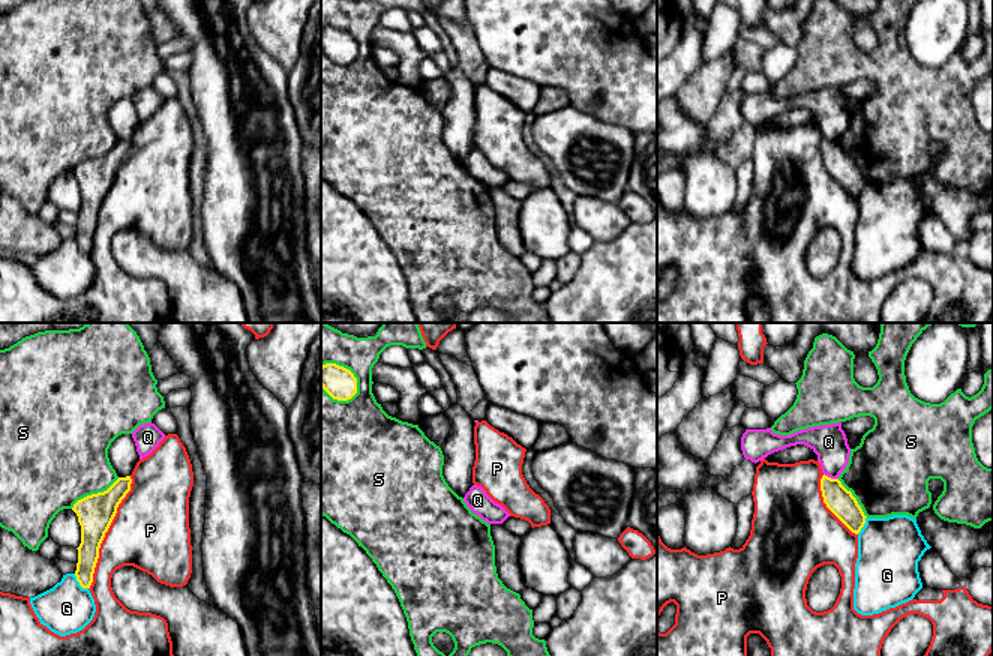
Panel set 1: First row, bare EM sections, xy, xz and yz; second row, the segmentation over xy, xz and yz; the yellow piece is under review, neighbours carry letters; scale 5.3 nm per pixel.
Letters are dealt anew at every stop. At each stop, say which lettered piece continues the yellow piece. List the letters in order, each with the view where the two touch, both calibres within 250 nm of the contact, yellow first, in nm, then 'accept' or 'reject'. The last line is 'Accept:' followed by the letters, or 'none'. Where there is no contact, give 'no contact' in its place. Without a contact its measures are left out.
G: xy | 120/280 nm | reject
P: xy | 200/420 nm | reject
Q: yz | 150/190 nm | reject
S: xy | 200/460 nm | reject
Accept: none

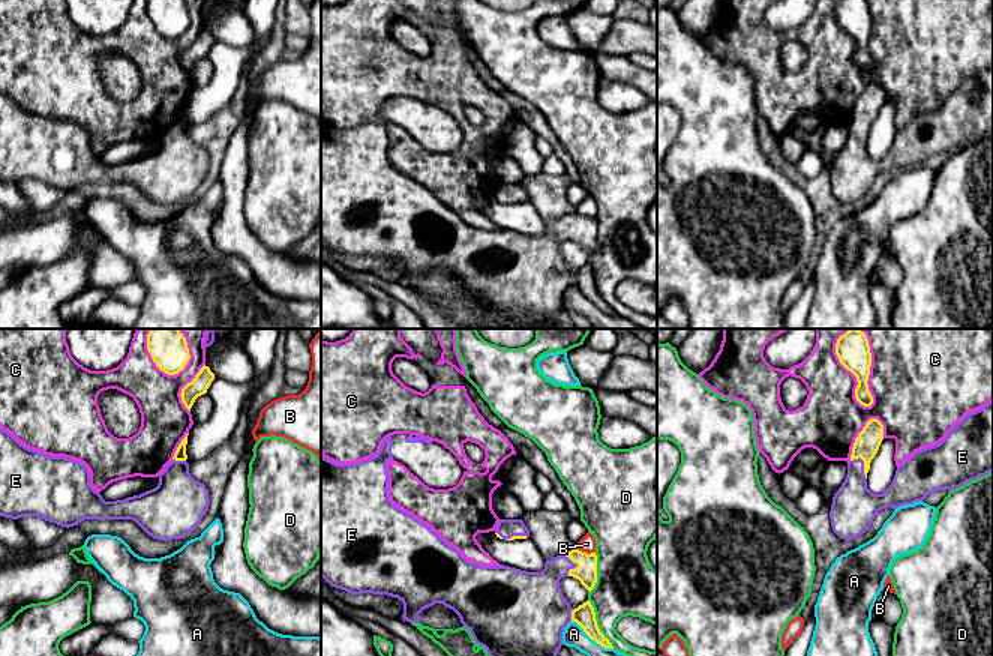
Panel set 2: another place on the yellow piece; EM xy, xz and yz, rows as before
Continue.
A: xz | 110/170 nm | reject
B: xz | 110/90 nm | reject
C: yz | 180/320 nm | reject
D: xz | 110/300 nm | reject
E: xz | 110/220 nm | accept
Accept: E

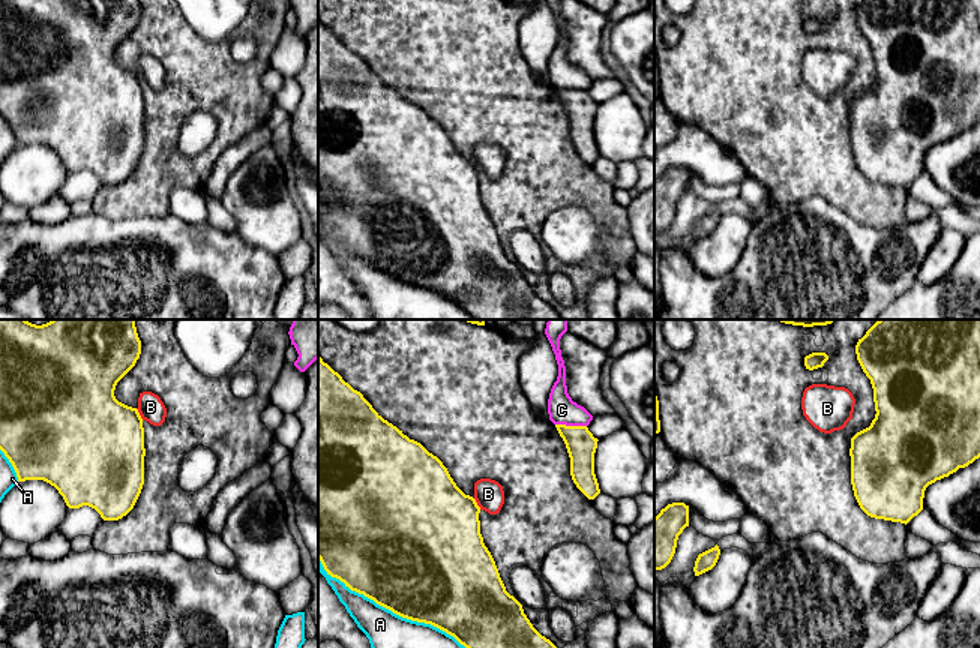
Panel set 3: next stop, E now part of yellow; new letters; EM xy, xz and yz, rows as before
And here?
A: xz | 500/360 nm | reject
B: xy | 460/140 nm | accept
C: xz | 160/150 nm | reject
Accept: B

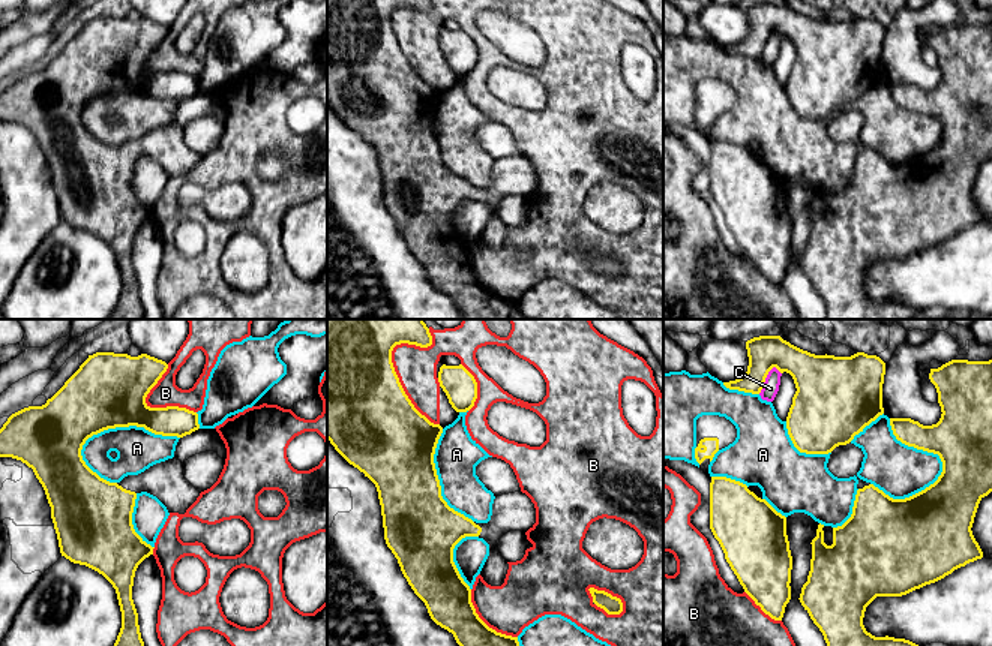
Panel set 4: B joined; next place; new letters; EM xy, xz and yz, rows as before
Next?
A: yz | 320/280 nm | reject
B: xz | 500/220 nm | reject
C: yz | 200/90 nm | reject
Accept: none

